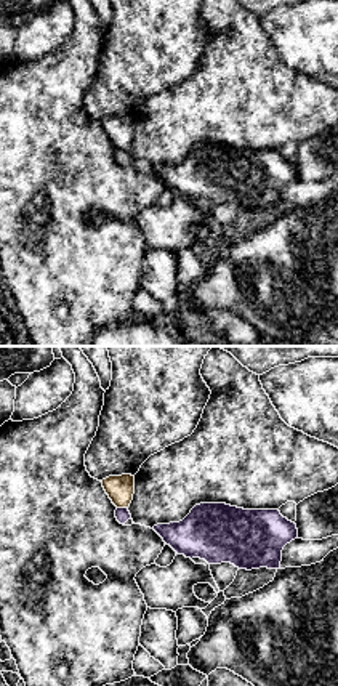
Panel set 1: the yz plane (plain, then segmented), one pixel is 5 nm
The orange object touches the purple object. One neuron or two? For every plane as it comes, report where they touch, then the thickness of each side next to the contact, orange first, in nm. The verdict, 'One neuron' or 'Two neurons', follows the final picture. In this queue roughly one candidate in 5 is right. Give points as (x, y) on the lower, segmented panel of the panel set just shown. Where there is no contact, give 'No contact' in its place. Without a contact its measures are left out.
Touches orange at (122, 507). Thickness 140 nm (orange) against 70 nm

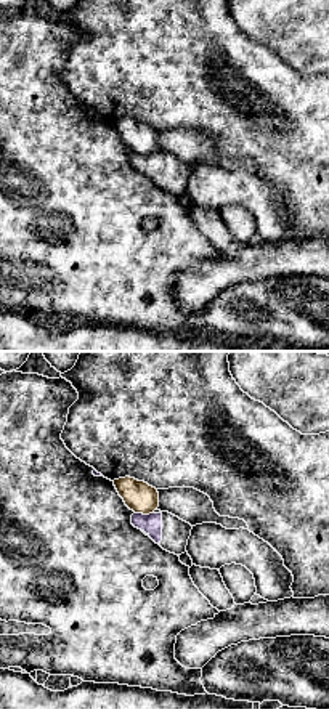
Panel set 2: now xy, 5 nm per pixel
Touches orange at (143, 514). Thickness 160 nm (orange) against 100 nm

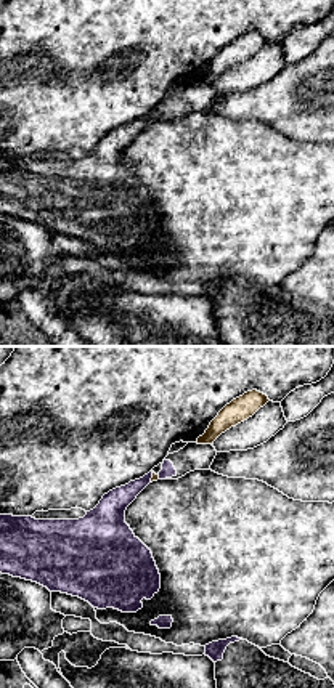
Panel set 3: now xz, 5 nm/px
Touches orange at (153, 477). Thickness 30 nm (orange) against 140 nm

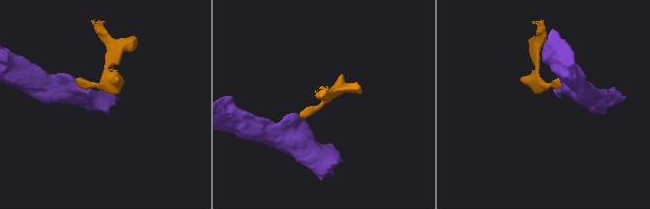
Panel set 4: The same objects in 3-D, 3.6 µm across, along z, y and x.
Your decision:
Two neurons

